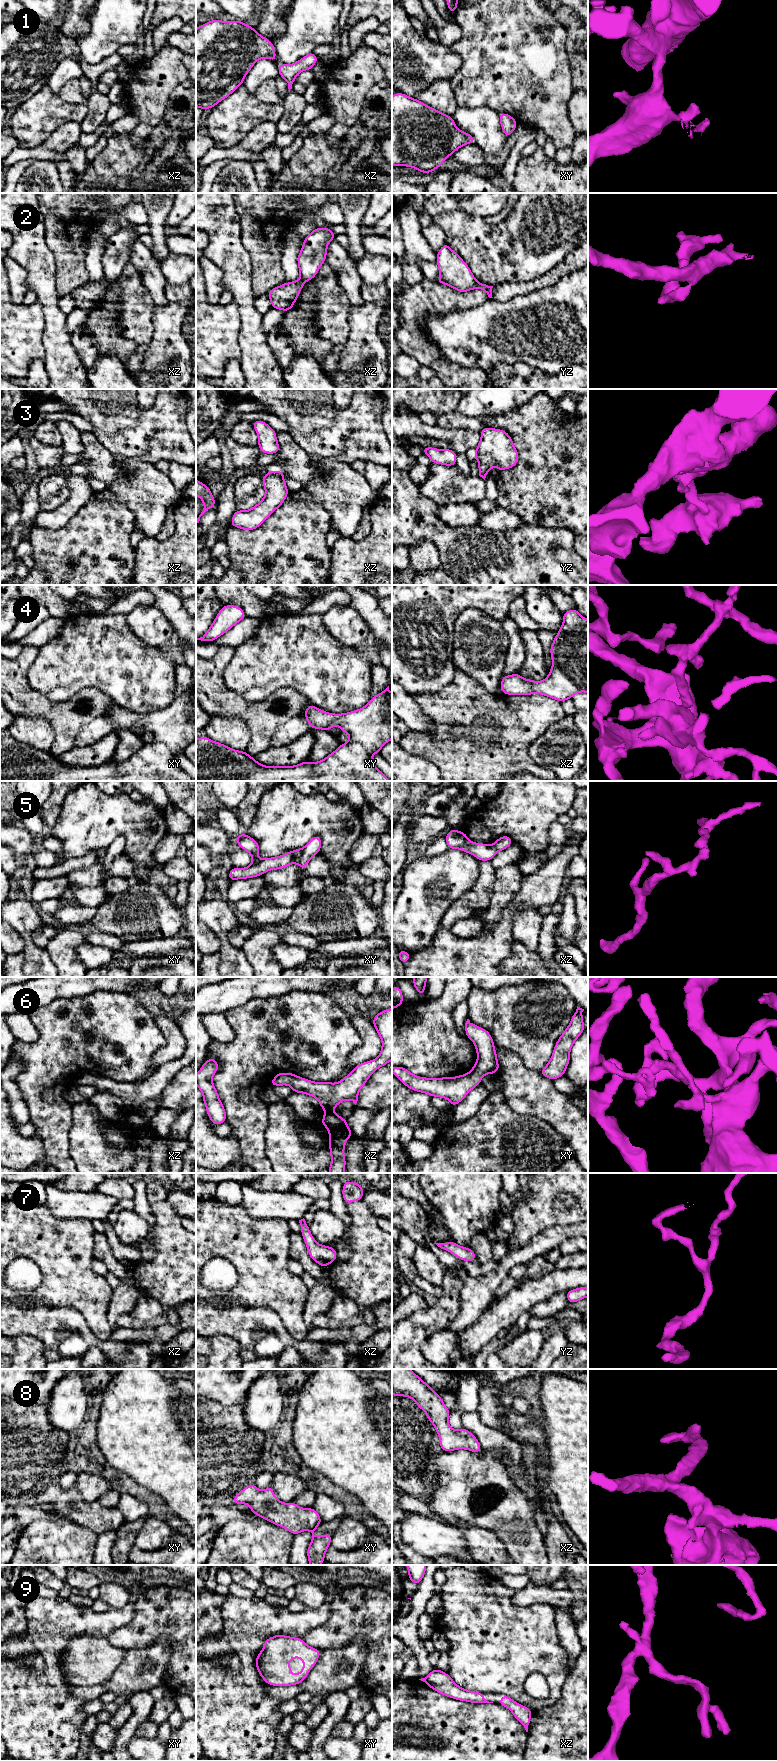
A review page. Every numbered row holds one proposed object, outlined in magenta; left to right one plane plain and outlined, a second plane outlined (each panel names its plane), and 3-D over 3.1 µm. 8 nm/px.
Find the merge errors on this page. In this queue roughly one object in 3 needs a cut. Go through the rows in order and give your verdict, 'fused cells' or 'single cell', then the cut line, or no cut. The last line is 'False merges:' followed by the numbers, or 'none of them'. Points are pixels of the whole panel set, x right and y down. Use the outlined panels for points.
1: single cell; no cut
2: fused cells; cut in xz along (300, 277), (305, 281)
3: fused cells; cut in xz along (266, 474), (275, 474), (283, 477)
4: single cell; no cut
5: fused cells; cut in xy along (303, 848), (297, 863)
6: single cell; no cut
7: single cell; no cut
8: single cell; no cut
9: single cell; no cut
False merges: 2, 3, 5

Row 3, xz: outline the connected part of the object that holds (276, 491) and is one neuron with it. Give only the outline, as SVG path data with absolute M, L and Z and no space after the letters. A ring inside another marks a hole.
M265 475L262 477L262 484L265 488L264 498L249 510L236 510L231 518L232 527L245 531L258 528L283 504L289 494L284 477Z

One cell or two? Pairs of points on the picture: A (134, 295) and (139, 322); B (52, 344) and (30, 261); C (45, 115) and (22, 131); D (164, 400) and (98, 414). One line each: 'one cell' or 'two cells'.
A: one cell
B: one cell
C: one cell
D: one cell

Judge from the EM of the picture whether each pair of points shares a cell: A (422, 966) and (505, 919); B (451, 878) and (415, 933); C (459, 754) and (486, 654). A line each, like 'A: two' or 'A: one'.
A: one
B: one
C: two

